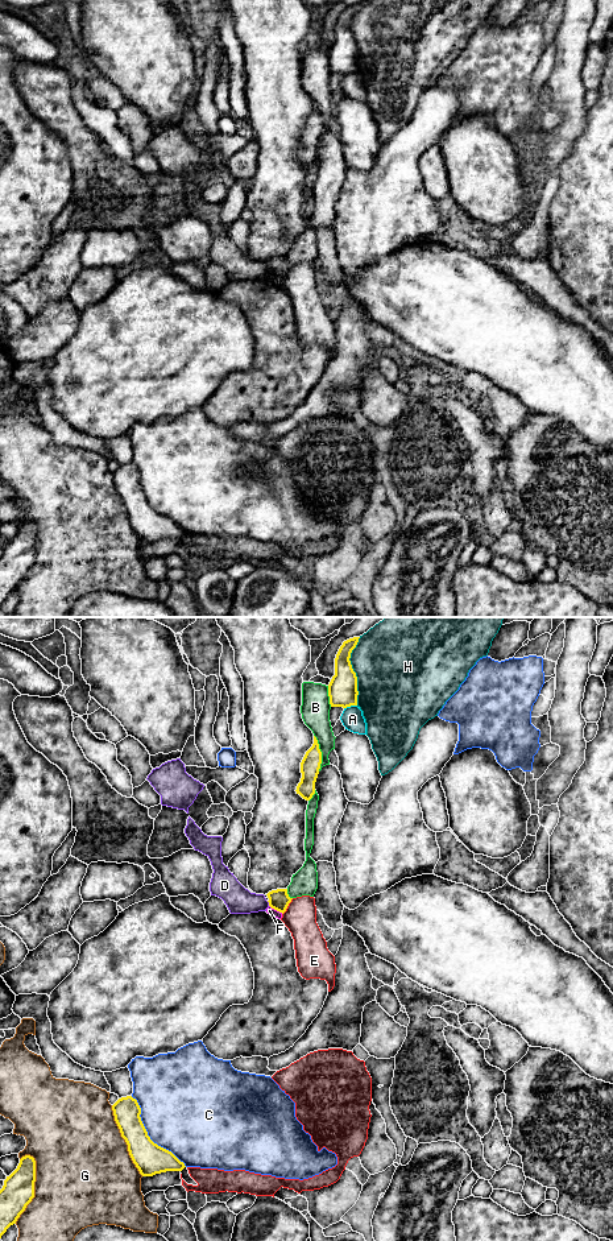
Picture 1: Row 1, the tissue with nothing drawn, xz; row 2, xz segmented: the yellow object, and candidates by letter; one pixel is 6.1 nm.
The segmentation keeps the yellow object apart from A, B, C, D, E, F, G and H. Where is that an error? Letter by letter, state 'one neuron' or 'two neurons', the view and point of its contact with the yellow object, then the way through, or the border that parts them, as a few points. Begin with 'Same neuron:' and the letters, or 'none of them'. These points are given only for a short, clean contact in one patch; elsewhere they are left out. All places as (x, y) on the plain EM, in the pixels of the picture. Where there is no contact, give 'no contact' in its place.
Same neuron: none of them
A: two neurons | xz (350, 73) | along xz (356, 71), (344, 75)
B: two neurons | xz (321, 120)
C: two neurons | xz (146, 501)
D: two neurons | xz (269, 271) | along xz (266, 268), (269, 272)
E: two neurons | xz (288, 272)
F: two neurons | xz (276, 276) | along xz (269, 272), (282, 280)
G: two neurons | xz (33, 555)
H: two neurons | xz (353, 38)

